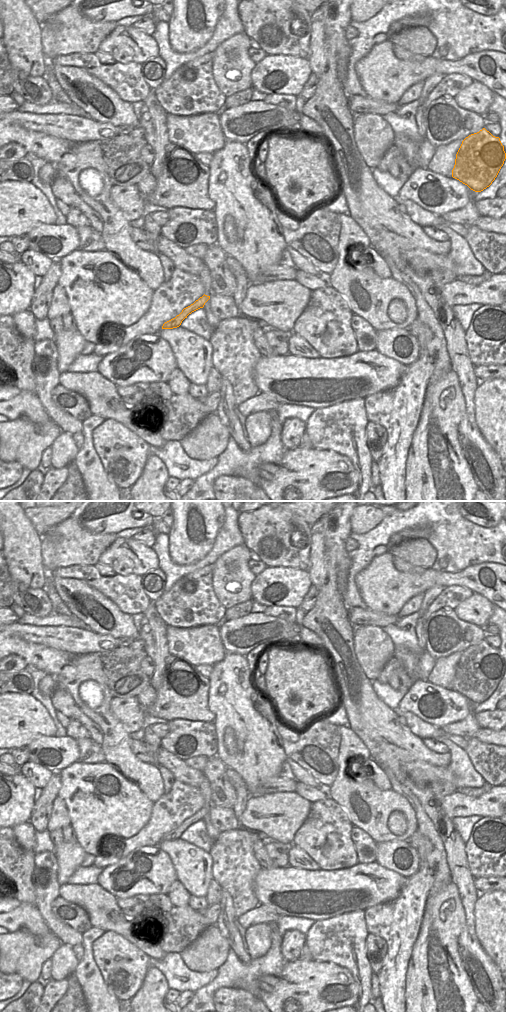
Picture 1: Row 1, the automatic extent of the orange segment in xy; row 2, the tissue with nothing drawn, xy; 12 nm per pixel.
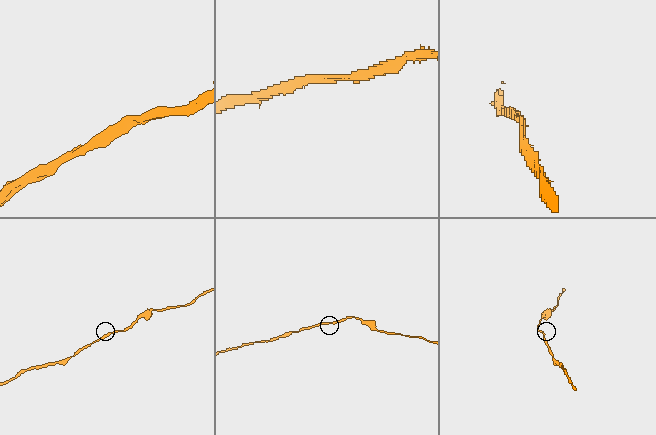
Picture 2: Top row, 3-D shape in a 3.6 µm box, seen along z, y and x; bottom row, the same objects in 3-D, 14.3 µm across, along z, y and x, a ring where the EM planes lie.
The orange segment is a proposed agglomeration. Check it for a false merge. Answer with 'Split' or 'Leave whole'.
Split.

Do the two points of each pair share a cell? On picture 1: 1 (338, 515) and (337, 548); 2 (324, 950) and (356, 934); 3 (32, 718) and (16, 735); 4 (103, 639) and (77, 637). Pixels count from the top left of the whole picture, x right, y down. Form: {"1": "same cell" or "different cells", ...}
{"1": "same cell", "2": "same cell", "3": "same cell", "4": "same cell"}

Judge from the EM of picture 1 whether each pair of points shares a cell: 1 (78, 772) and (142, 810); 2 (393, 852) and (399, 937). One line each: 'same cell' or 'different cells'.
1: same cell
2: different cells

